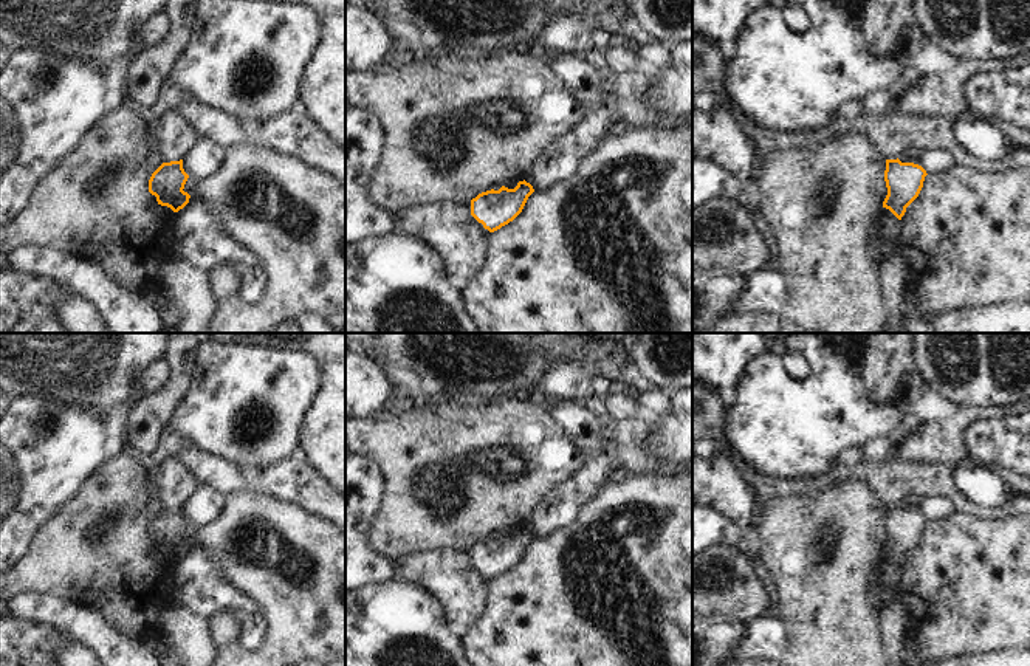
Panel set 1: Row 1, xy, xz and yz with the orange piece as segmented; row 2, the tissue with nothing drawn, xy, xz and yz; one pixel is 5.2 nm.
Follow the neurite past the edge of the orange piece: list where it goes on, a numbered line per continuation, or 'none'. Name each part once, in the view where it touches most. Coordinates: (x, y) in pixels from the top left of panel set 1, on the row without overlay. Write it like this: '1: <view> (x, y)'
1: xy (175, 484)

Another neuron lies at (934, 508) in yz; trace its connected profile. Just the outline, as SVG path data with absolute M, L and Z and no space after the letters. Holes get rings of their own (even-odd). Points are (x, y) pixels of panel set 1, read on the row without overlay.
M934 496L934 497L925 499L923 502L914 506L908 506L905 503L900 503L898 506L901 510L918 511L926 517L926 520L940 520L949 516L951 513L957 511L953 502L943 496Z

